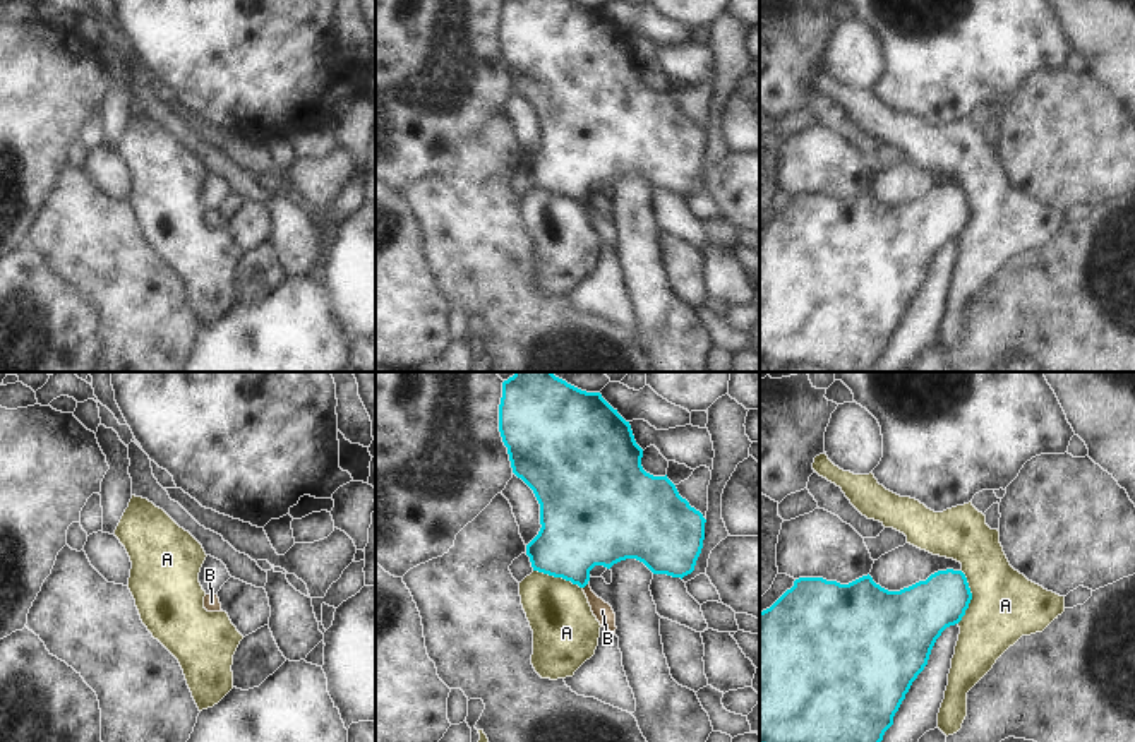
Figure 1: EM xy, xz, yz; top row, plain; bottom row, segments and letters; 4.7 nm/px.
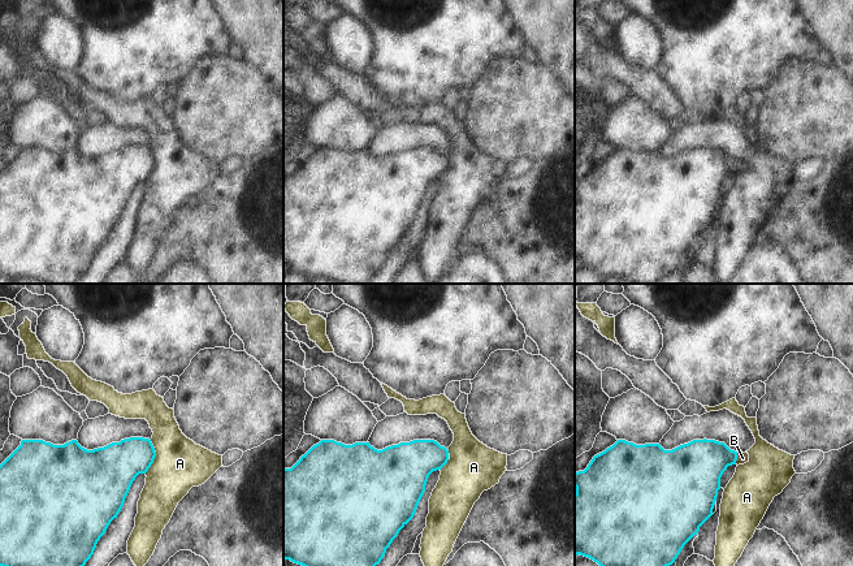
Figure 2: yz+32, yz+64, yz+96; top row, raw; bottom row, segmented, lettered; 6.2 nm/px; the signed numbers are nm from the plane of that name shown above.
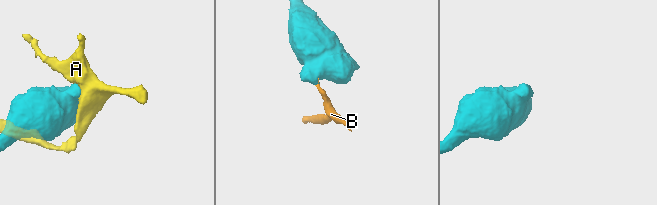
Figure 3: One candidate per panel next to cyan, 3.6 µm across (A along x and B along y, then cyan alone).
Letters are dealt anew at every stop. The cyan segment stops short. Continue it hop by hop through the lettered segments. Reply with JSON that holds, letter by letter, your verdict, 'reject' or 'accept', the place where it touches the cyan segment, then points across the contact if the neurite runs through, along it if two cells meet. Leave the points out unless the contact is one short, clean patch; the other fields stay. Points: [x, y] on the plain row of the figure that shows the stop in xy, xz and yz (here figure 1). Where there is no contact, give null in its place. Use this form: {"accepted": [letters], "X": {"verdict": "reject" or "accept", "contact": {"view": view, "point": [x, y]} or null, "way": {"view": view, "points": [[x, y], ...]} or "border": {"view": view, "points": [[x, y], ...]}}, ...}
{"accepted": ["B"], "A": {"verdict": "reject", "contact": {"view": "yz", "point": [971, 213]}, "border": {"view": "yz", "points": [[960, 185], [971, 209], [971, 218], [957, 239]]}}, "B": {"verdict": "accept", "contact": {"view": "xz", "point": [585, 201]}, "way": {"view": "xz", "points": [[580, 148], [580, 192], [585, 201], [602, 227]]}}}

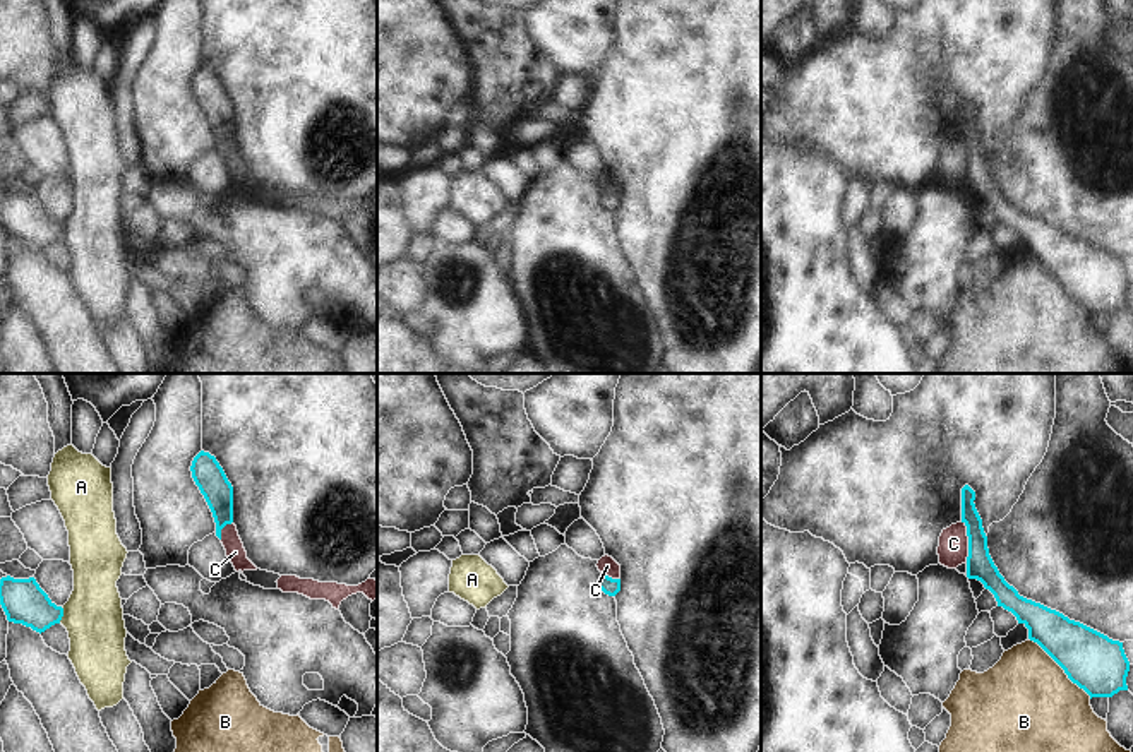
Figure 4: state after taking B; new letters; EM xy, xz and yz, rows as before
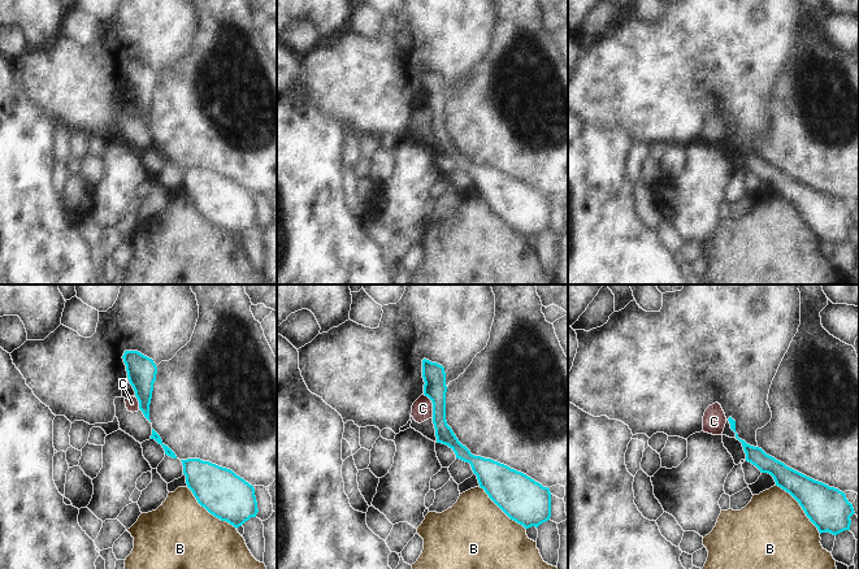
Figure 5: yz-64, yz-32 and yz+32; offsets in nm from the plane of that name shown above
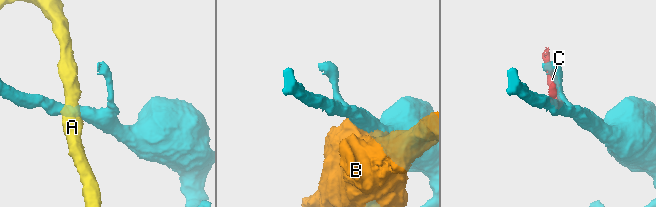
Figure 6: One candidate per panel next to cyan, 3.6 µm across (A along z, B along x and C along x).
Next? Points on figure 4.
{"accepted": [], "A": {"verdict": "reject", "contact": {"view": "xy", "point": [62, 232]}, "border": {"view": "xy", "points": [[62, 223], [59, 238]]}}, "B": {"verdict": "reject", "contact": {"view": "yz", "point": [1061, 283]}}, "C": {"verdict": "reject", "contact": {"view": "yz", "point": [969, 158]}, "border": {"view": "yz", "points": [[962, 137], [967, 148], [965, 179]]}}}

